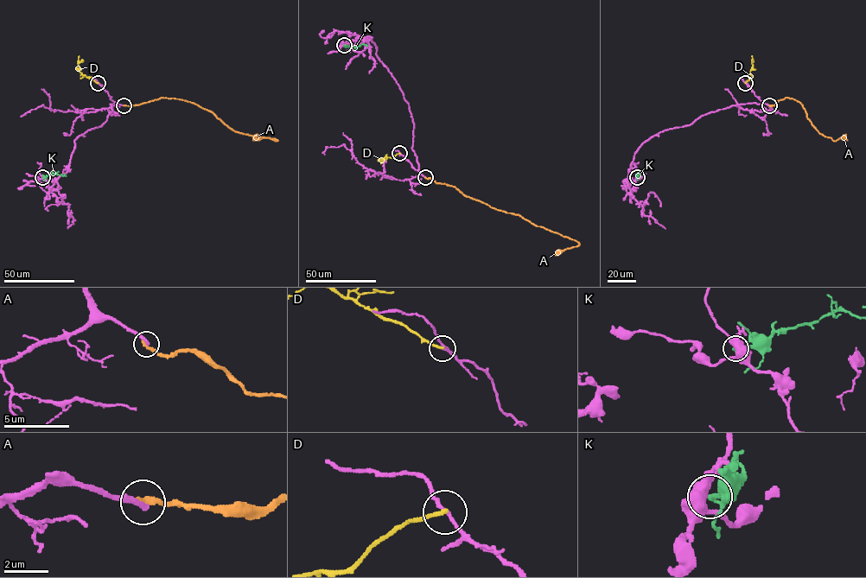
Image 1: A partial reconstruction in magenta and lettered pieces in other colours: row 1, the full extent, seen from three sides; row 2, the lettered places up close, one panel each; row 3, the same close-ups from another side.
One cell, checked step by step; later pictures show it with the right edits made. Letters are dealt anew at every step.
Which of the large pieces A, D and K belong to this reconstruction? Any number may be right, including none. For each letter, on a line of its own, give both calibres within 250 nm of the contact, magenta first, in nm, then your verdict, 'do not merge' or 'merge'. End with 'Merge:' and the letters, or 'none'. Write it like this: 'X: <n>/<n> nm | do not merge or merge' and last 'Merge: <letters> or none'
A: 260/280 nm | do not merge
D: 130/180 nm | do not merge
K: 480/240 nm | do not merge
Merge: none

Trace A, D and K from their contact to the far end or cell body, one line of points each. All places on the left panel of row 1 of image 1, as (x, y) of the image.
A: (124, 105), (138, 104), (161, 98), (184, 100), (211, 111), (234, 130), (277, 140), (252, 140)
D: (98, 83), (78, 70), (79, 56)
K: (42, 177), (54, 174), (66, 175)

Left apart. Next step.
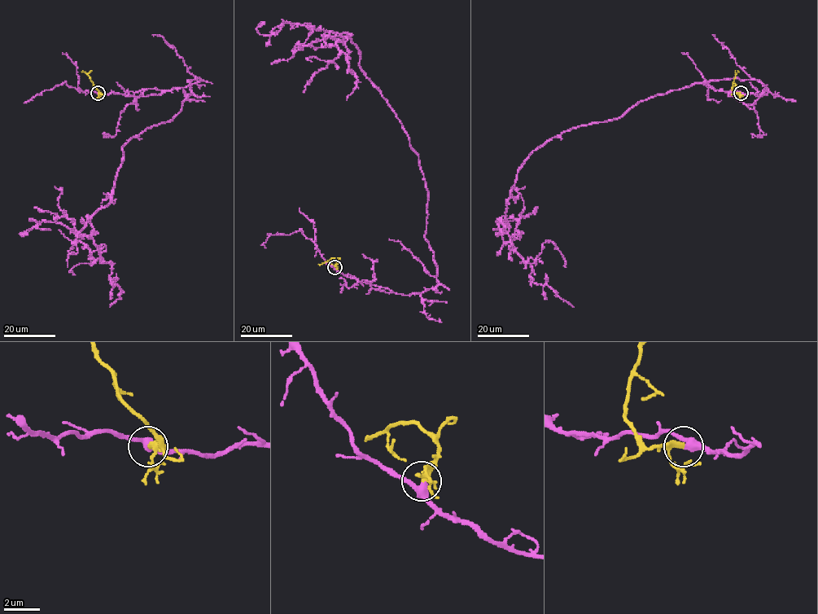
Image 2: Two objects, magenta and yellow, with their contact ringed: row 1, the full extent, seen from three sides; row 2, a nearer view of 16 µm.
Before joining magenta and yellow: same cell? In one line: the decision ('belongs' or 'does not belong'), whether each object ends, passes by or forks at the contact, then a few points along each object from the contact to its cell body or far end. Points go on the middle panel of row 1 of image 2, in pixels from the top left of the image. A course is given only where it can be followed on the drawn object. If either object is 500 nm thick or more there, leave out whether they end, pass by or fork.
belongs; magenta passes by; yellow passes by; magenta runs (334, 267), (397, 293), (437, 284), (418, 155), (348, 35), (327, 31), (356, 76), (346, 99); yellow runs (334, 267), (337, 262), (334, 259), (318, 265)

